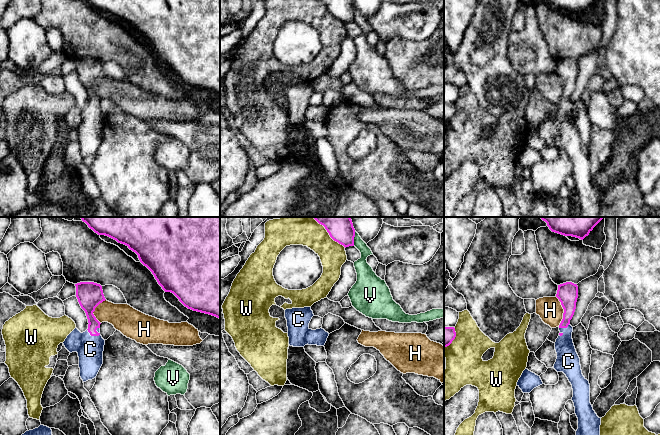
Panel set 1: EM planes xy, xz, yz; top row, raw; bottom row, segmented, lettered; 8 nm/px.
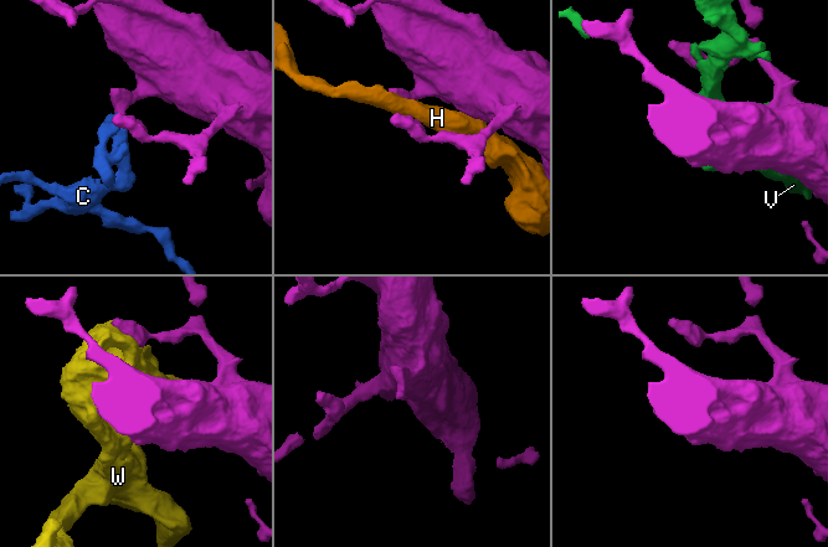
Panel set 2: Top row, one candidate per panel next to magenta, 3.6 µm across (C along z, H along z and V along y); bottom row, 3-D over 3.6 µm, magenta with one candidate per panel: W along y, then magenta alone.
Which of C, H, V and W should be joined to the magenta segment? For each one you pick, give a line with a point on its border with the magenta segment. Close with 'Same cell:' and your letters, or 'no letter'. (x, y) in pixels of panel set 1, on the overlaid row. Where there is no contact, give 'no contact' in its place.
C: xy (92, 335)
Same cell: C

